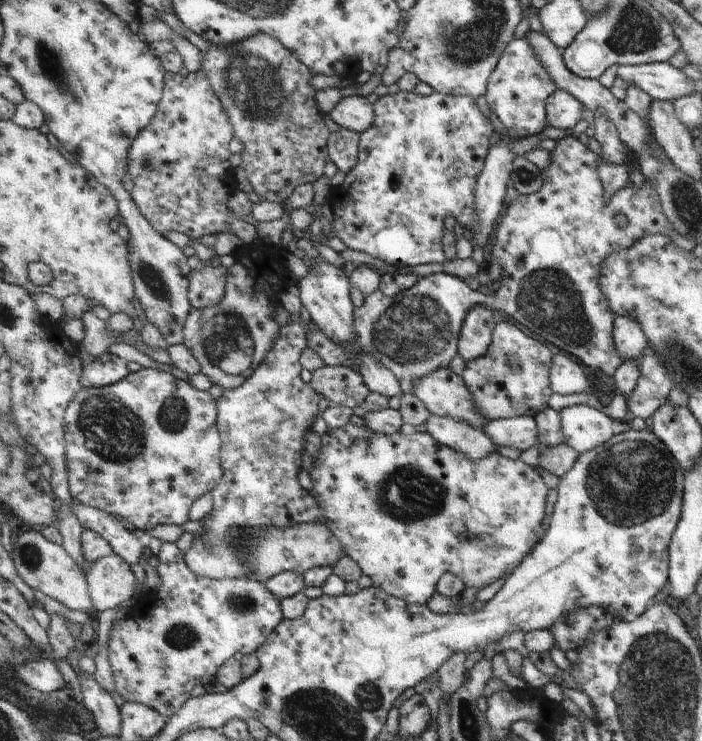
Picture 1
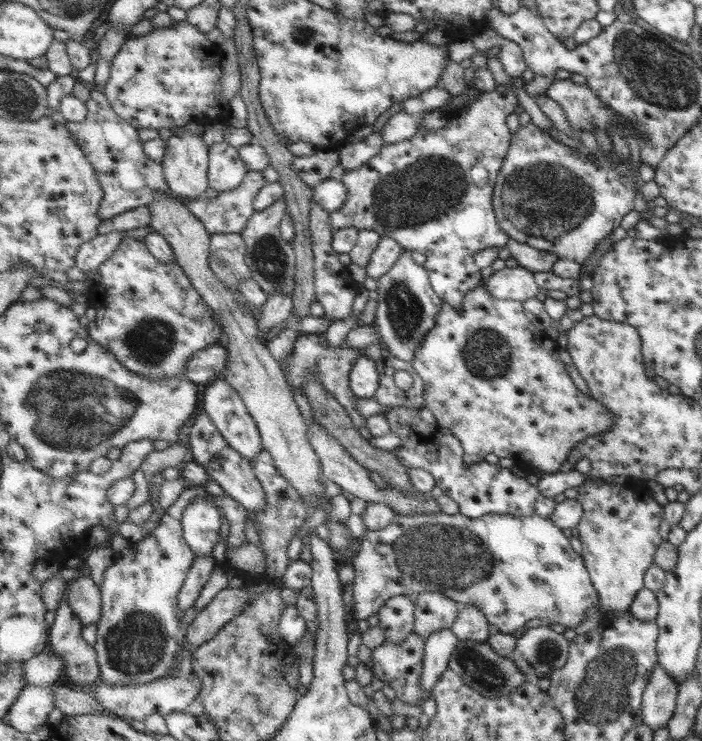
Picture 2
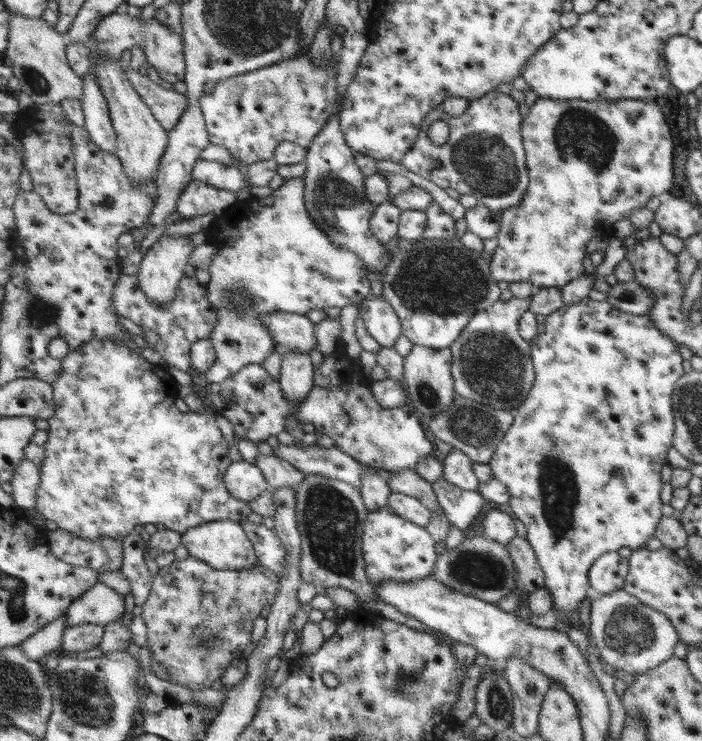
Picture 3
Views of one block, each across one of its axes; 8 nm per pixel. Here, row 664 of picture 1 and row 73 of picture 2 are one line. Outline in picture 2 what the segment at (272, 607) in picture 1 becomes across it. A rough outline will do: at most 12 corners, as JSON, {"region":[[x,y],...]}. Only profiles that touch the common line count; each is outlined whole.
{"region":[[129,36],[103,92],[137,128],[227,124],[223,46]]}

